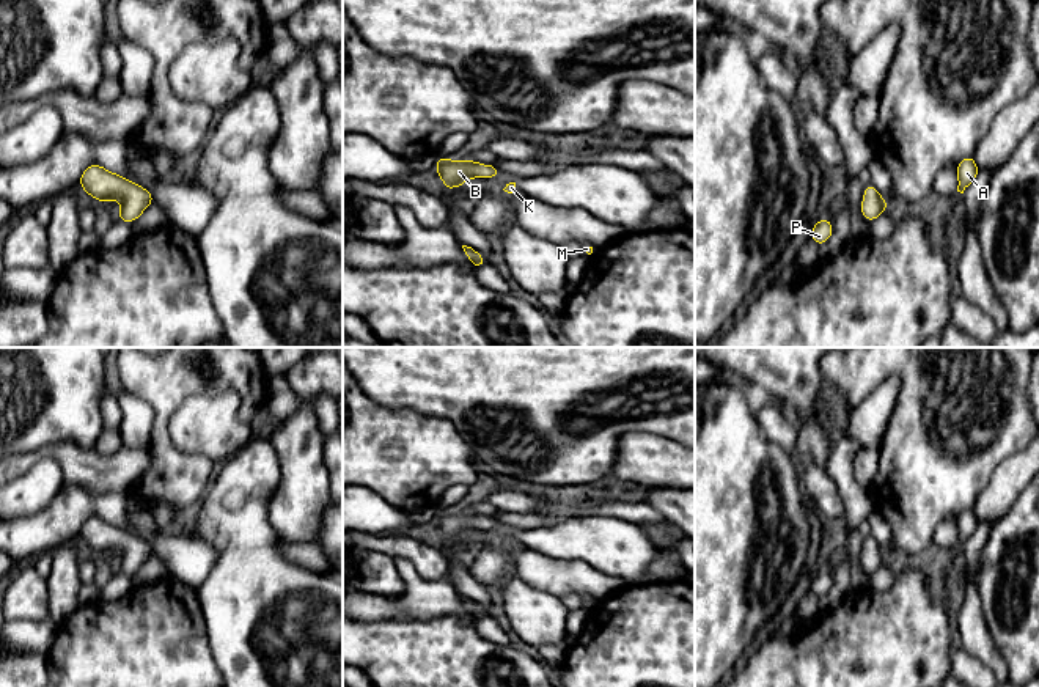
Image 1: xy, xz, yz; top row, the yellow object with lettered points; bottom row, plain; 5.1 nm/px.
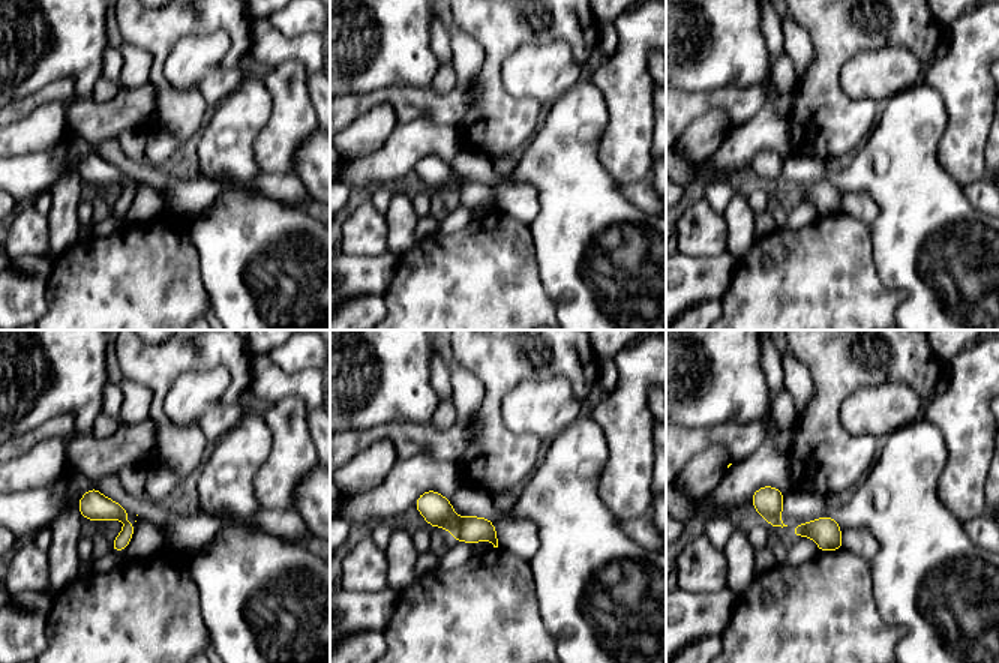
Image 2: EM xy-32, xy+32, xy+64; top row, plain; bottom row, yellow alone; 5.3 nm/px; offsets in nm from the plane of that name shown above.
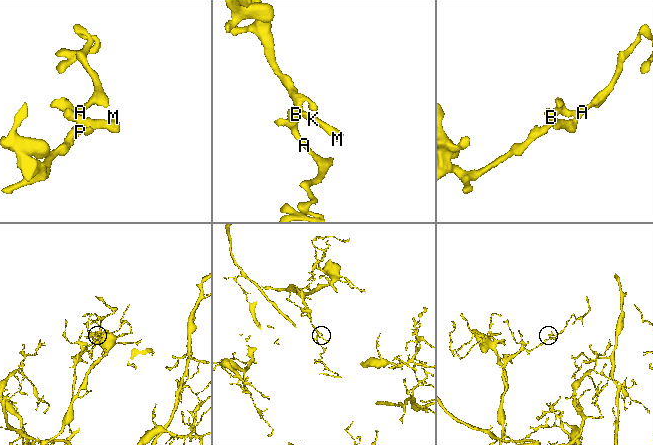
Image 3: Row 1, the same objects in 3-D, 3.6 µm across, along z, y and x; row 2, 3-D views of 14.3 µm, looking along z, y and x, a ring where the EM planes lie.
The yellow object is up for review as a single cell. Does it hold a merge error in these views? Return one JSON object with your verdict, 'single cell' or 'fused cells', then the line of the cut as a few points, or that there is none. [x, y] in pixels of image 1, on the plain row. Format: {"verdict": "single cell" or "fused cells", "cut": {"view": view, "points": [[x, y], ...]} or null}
{"verdict": "single cell", "cut": null}

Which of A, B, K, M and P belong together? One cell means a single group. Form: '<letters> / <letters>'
A B K M P

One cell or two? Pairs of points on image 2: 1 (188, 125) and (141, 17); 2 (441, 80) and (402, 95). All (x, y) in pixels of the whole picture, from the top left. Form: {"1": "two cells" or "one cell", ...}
{"1": "one cell", "2": "two cells"}

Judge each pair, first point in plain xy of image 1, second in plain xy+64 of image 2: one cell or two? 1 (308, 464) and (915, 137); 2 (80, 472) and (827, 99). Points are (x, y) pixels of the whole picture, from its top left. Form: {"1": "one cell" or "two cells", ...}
{"1": "two cells", "2": "two cells"}

